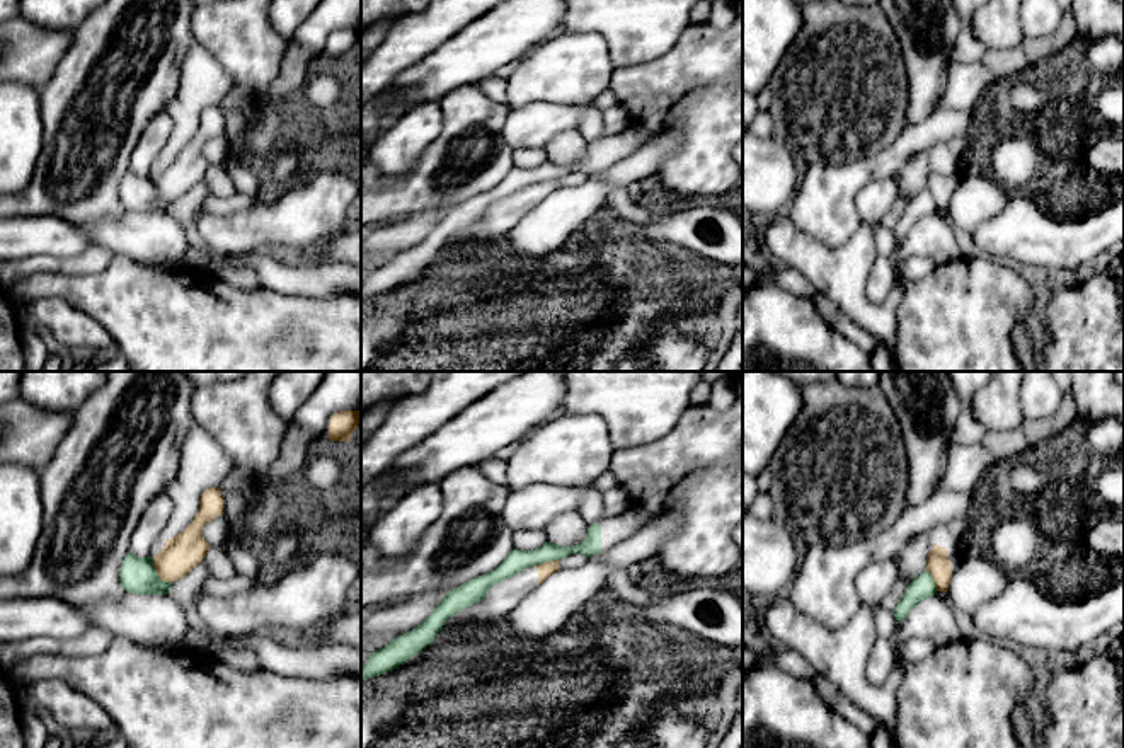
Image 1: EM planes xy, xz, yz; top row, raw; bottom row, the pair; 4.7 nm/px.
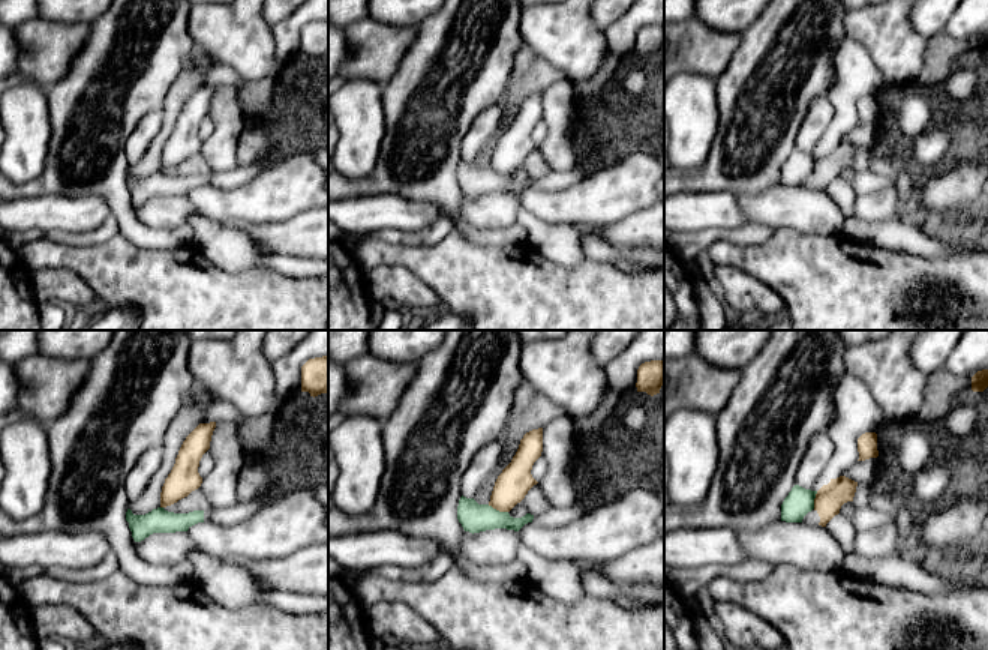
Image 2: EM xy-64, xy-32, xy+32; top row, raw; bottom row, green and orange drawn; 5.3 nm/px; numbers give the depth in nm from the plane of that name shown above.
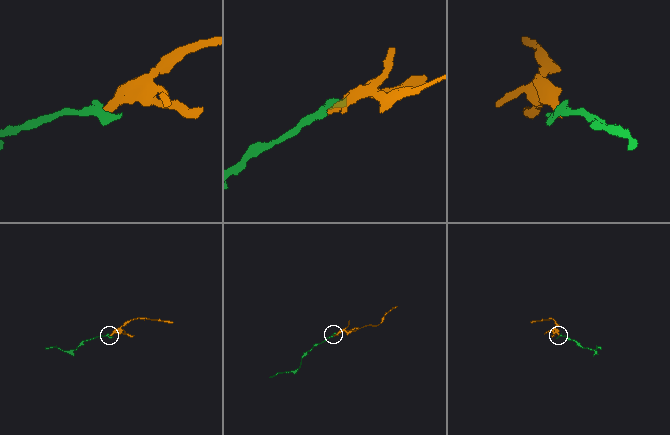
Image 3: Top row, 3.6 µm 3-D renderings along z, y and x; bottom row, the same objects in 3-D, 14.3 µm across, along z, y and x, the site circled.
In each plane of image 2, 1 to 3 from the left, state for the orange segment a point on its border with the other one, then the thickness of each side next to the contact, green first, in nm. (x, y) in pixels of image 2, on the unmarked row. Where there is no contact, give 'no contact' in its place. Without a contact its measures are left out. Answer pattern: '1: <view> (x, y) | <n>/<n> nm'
1: no contact
2: xy-32 (498, 174) | 160/180 nm
3: xy+32 (813, 164) | 150/150 nm

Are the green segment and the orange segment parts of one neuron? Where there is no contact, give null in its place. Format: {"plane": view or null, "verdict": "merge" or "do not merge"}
{"plane": "xy", "verdict": "do not merge"}

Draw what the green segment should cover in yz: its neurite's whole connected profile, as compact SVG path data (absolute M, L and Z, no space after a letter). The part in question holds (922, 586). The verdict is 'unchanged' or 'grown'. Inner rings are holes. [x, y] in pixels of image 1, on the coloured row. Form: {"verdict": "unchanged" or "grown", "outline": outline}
{"verdict": "unchanged", "outline": "M923 571L918 578L915 578L901 600L894 608L894 617L897 622L903 622L909 612L925 598L933 596L937 593L935 581L928 571Z"}

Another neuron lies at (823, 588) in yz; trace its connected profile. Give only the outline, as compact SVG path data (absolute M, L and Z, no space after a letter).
M940 486L880 535L841 547L809 547L787 591L794 607L828 630L843 627L863 607L855 584L862 569L875 561L894 561L918 533L935 542L935 530L954 520L972 525L981 503L979 489L961 492Z

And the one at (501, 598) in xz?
M560 561L531 566L489 588L484 600L450 617L434 642L399 668L455 659L473 634L494 629L528 593L559 571Z

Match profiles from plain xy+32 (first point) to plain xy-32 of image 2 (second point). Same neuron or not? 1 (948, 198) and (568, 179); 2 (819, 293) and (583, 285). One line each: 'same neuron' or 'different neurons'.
1: different neurons
2: same neuron

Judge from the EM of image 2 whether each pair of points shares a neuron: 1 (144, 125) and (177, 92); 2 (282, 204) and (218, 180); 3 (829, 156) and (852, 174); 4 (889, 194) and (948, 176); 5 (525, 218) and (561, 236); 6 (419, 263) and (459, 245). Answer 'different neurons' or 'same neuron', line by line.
1: different neurons
2: different neurons
3: different neurons
4: same neuron
5: same neuron
6: same neuron

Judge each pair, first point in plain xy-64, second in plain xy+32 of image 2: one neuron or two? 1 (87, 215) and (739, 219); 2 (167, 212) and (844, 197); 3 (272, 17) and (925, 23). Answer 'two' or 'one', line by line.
1: one
2: two
3: one

